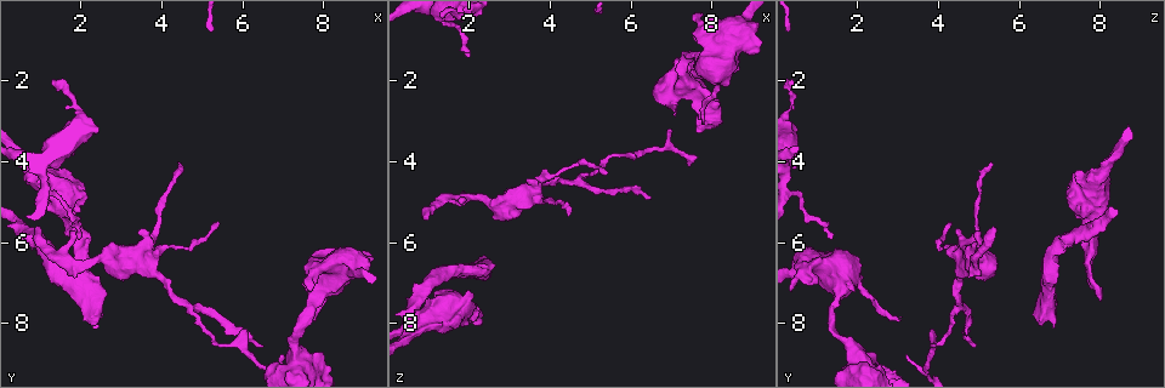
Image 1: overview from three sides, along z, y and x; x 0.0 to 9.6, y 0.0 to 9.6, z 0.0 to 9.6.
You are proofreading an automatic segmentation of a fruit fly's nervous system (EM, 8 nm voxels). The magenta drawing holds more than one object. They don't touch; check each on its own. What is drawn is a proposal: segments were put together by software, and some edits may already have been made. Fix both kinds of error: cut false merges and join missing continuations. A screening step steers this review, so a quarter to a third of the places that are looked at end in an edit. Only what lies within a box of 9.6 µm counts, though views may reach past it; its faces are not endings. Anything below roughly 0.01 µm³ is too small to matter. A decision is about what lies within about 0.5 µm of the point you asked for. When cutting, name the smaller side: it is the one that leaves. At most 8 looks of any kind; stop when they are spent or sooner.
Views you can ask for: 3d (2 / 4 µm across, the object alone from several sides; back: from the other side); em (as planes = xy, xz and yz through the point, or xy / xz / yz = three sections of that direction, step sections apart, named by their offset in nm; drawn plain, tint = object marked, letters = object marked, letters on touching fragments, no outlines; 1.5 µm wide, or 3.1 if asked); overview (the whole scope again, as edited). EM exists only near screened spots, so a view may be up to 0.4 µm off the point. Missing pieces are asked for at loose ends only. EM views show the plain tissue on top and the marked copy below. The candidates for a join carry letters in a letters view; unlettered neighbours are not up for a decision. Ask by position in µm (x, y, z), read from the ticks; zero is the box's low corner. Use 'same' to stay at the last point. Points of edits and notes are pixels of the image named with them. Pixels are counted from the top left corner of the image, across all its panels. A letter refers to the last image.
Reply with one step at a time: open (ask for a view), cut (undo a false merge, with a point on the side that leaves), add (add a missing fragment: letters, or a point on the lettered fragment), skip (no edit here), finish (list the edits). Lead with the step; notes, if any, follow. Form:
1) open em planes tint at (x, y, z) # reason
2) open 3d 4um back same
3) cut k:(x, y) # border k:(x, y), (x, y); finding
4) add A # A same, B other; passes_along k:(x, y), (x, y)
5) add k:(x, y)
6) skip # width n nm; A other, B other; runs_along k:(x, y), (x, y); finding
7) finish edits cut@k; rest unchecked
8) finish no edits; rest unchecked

open 3d 4um at (2.00, 6.00, 1.40) # thin end

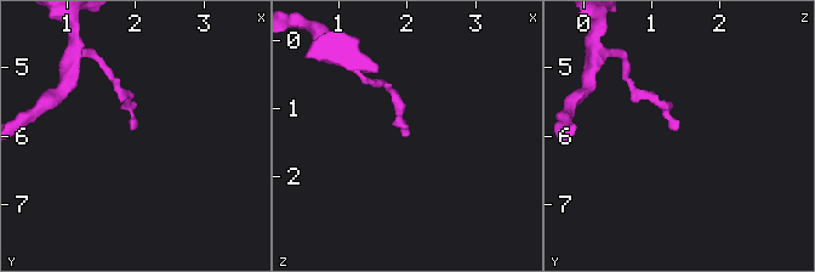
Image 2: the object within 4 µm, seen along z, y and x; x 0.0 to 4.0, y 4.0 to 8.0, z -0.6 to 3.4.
open em yz step 4 tint at (1.95, 5.95, 1.40) # shape alone is not enough

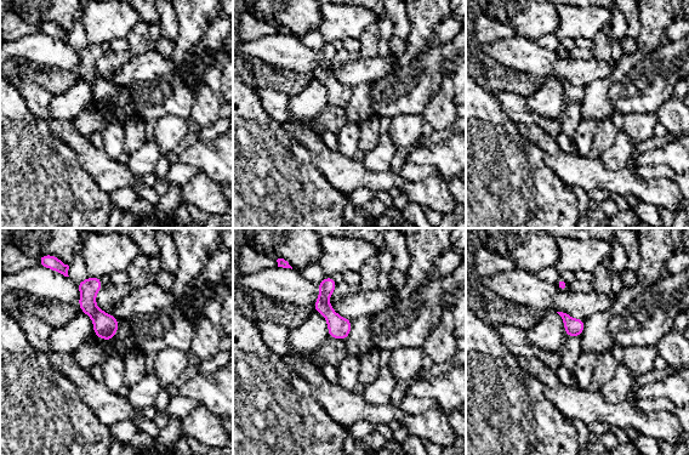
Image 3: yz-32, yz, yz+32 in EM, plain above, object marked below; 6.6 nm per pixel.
open em planes letters same

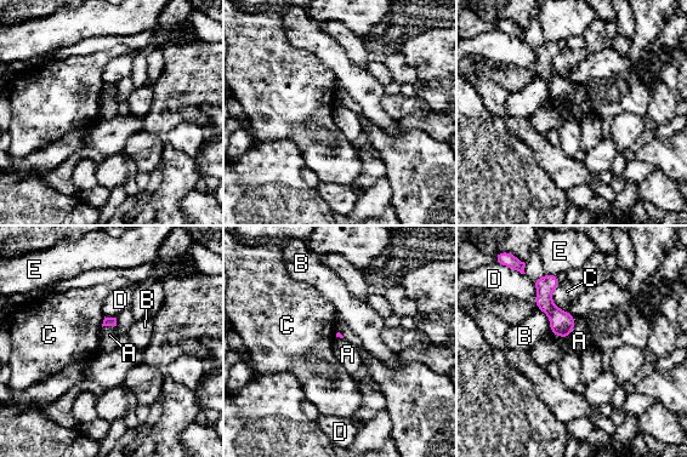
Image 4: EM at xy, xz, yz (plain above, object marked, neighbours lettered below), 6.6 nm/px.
skip # longest_contact C 190 nm; A other, B other, C other, D other, E other; border 4:(575, 320), (575, 325), (567, 338); no lettered fragment goes on from it

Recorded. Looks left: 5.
open em xy step 8 tint at (0.95, 5.60, 5.45) # an open end

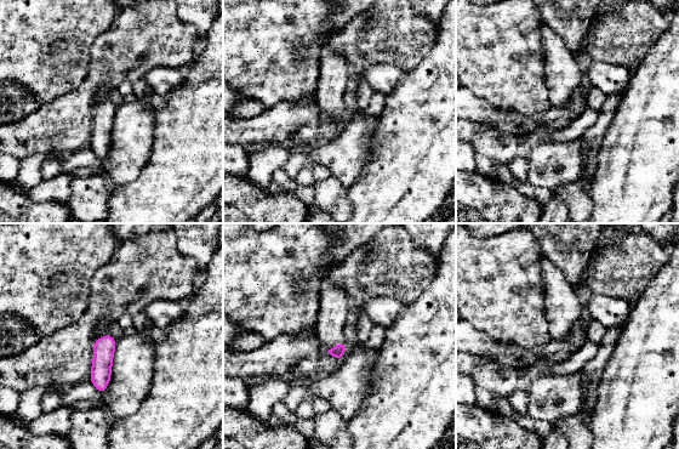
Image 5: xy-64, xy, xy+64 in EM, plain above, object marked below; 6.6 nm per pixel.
open em planes letters same

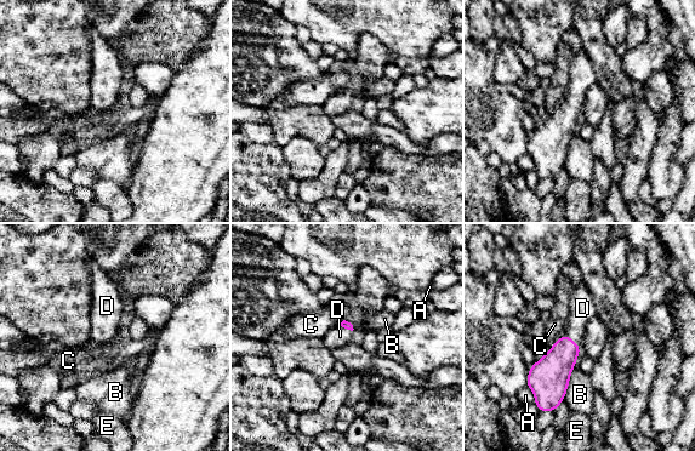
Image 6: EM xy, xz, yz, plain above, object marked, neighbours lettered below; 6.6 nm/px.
add D # A other, B other, C other, D same, E other; passes_along 6:(553, 371), (573, 340), (582, 308); it goes on there

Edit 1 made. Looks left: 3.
open overview

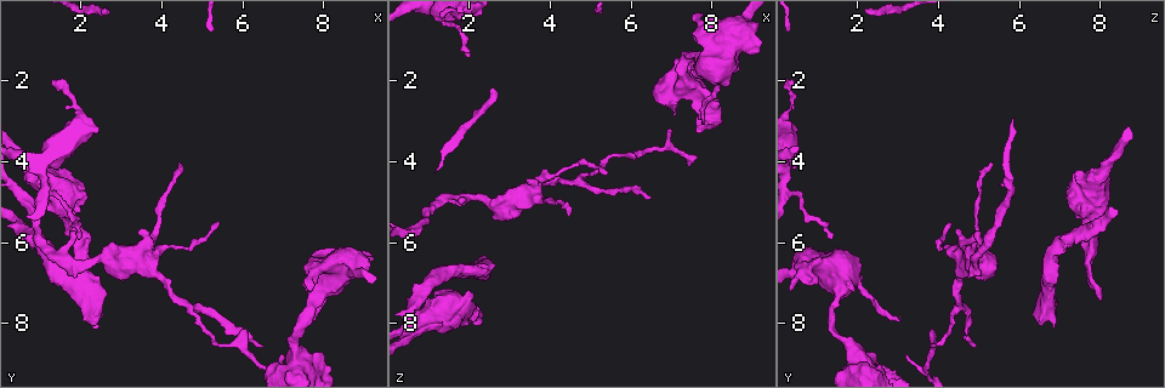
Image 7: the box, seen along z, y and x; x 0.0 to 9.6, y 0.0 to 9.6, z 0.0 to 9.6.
open em planes tint at (7.30, 8.60, 1.85) # sharp bend

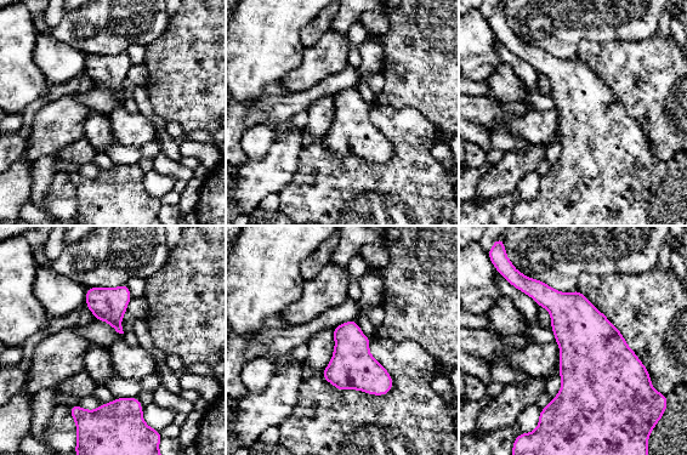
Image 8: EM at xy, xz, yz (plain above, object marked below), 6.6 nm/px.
open em planes letters same # see the neighbours

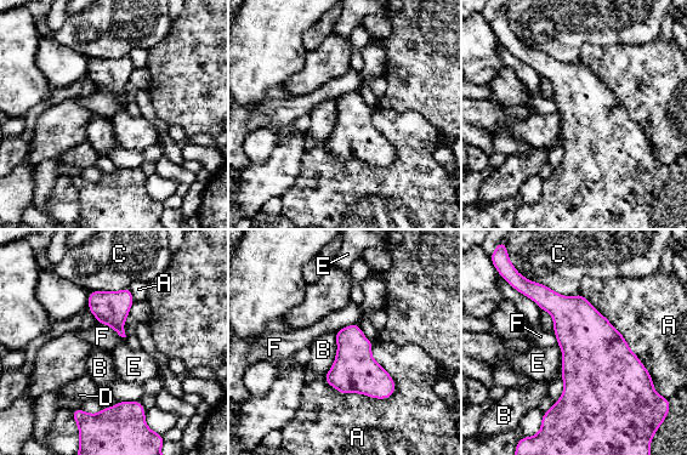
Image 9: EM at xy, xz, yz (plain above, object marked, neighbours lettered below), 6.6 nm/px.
skip # A other, B other, C other, D other, E other, F other; border 9:(335, 334), (335, 359), (323, 375); continuous, no second cell

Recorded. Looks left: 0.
finish edits add@6; rest unchecked

